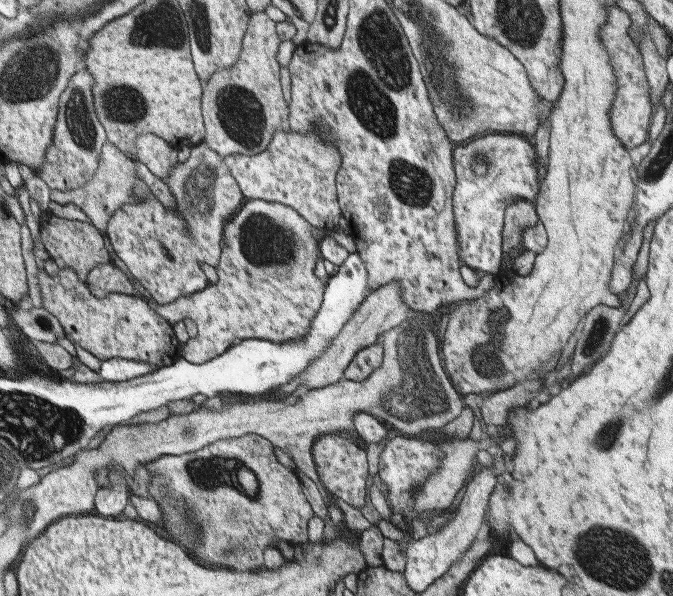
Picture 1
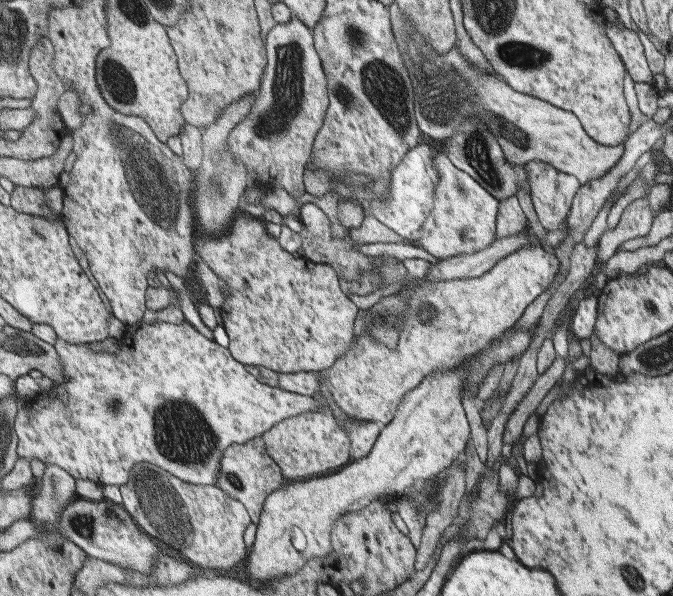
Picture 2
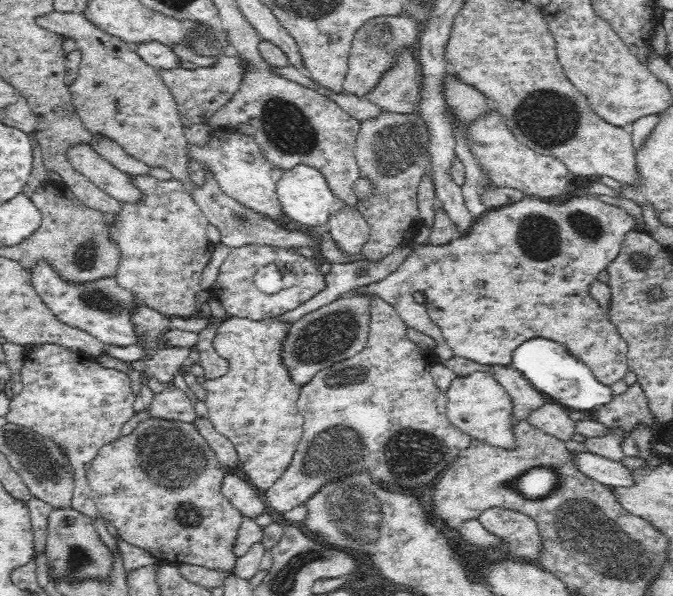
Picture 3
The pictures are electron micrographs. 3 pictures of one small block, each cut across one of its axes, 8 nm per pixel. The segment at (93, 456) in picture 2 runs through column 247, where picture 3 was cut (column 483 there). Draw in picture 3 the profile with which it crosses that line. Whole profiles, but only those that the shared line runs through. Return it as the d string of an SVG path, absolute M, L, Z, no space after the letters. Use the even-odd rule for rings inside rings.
M487 366L484 370L475 370L466 376L456 376L451 380L450 386L445 390L446 414L448 422L452 423L460 434L495 448L511 450L517 444L513 432L513 404L511 396L493 376L492 371L497 366Z

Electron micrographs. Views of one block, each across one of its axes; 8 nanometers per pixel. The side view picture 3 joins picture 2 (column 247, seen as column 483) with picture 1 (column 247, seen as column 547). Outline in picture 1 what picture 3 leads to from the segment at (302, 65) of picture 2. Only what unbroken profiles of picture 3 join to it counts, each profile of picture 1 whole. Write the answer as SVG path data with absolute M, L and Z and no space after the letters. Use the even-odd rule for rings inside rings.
M278 130L266 150L250 156L238 153L226 157L230 172L247 199L290 205L305 217L306 222L324 230L338 229L342 216L336 190L336 175L341 162L336 142L322 139L316 131Z

